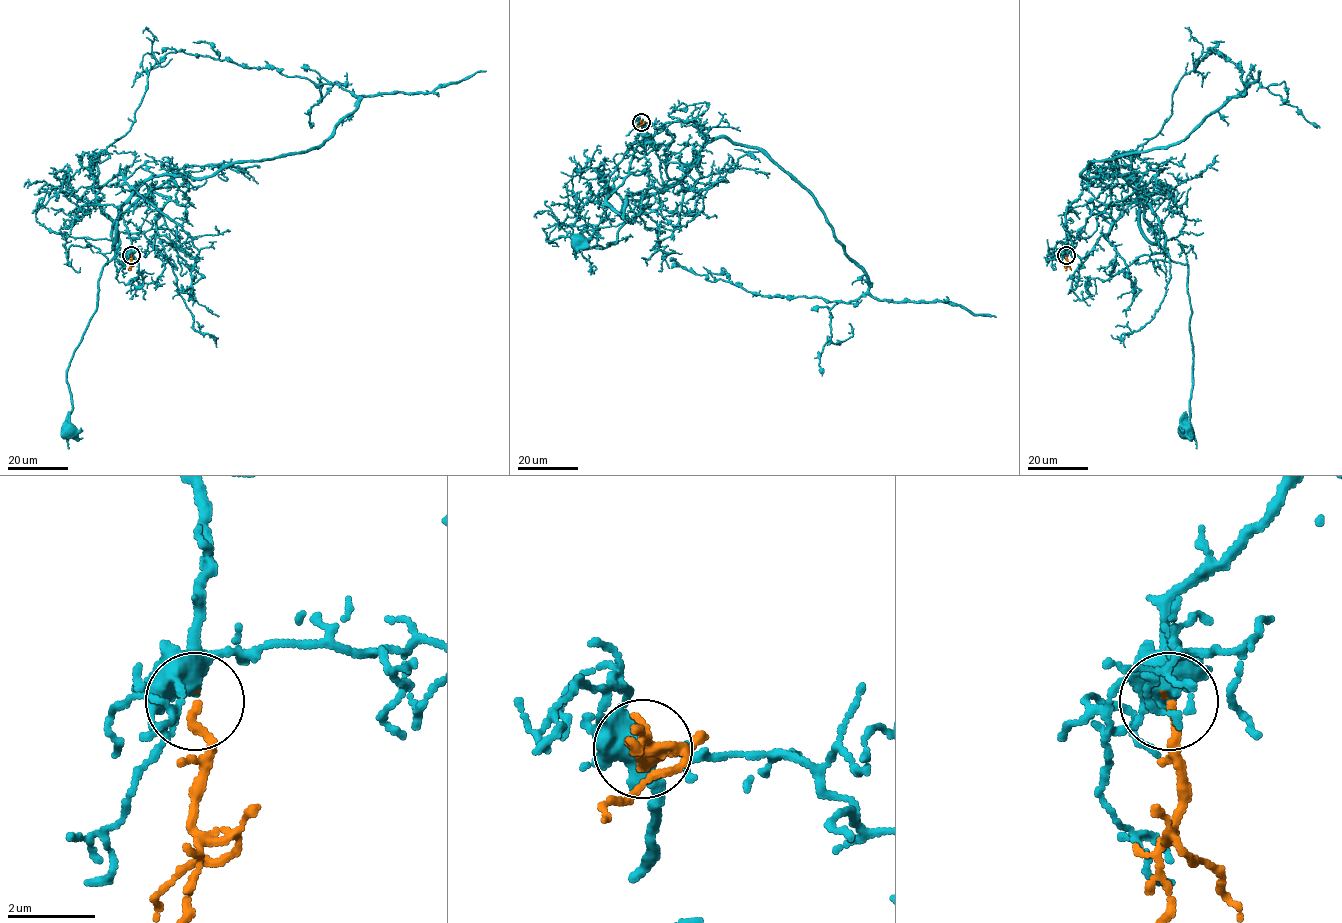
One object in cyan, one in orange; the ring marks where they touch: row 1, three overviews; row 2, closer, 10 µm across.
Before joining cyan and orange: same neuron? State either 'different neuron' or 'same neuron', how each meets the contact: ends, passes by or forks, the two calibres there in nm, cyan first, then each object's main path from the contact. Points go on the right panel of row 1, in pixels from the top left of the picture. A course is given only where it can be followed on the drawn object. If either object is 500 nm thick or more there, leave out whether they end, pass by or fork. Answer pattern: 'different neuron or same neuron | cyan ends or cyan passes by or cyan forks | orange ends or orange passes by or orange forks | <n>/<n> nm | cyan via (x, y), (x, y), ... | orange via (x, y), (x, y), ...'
same neuron | cyan forks | orange ends | 420/200 nm | cyan via (1067, 255), (1095, 208), (1139, 199), (1150, 207), (1164, 233), (1165, 253), (1188, 266), (1192, 383), (1183, 434) | orange via (1066, 255), (1067, 264), (1071, 270)

